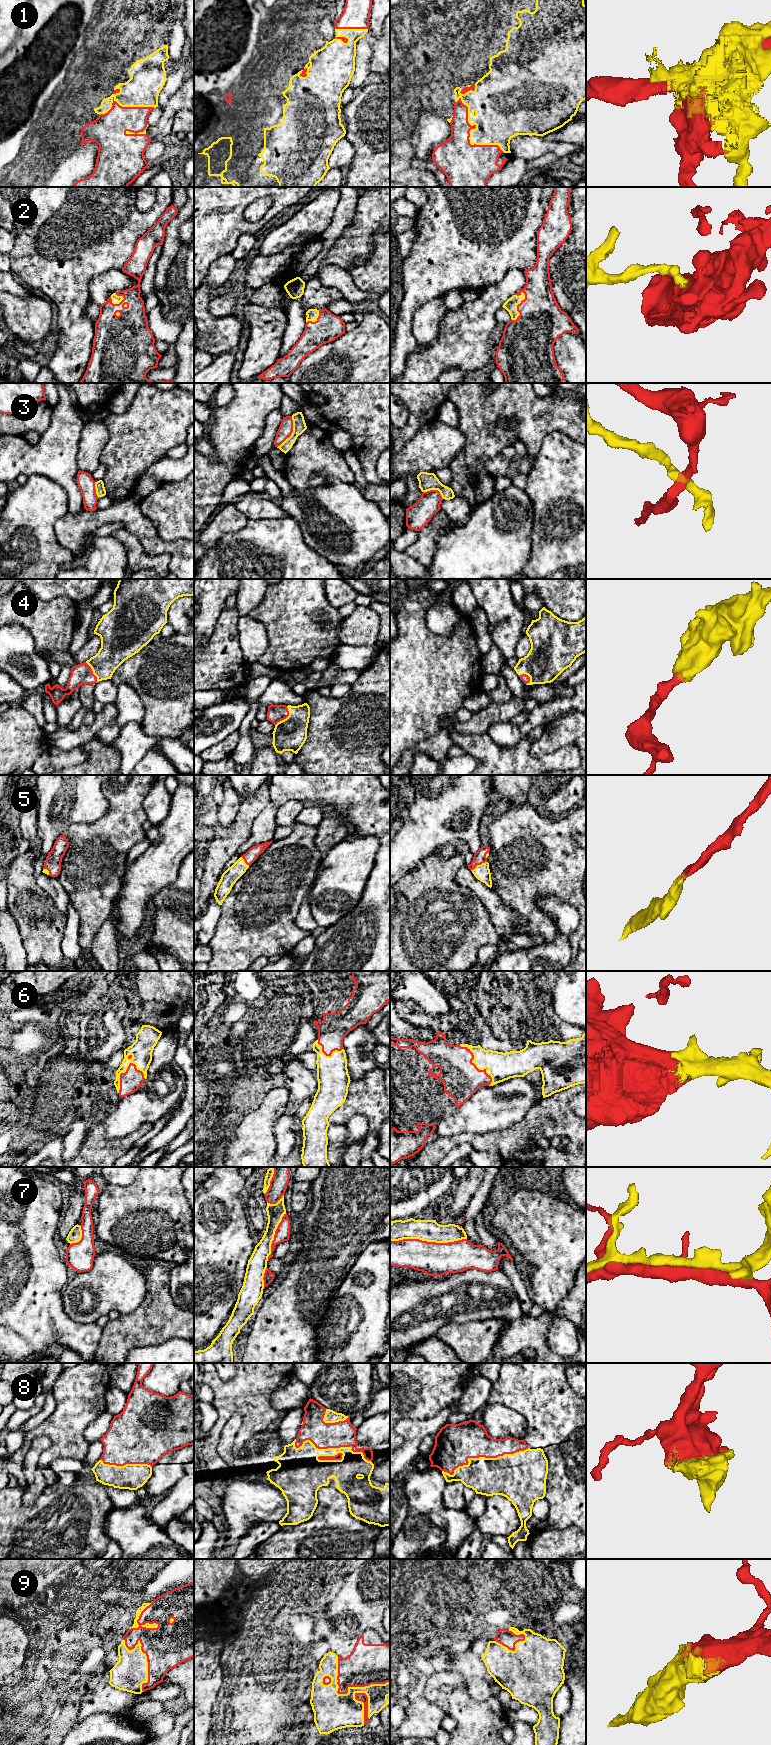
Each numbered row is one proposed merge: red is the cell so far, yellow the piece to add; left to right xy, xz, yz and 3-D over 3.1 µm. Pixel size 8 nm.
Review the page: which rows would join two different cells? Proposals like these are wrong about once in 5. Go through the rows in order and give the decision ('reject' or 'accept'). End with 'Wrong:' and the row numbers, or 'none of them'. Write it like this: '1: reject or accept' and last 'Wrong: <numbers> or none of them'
1: accept
2: accept
3: reject
4: accept
5: accept
6: accept
7: reject
8: accept
9: accept
Wrong: 3, 7

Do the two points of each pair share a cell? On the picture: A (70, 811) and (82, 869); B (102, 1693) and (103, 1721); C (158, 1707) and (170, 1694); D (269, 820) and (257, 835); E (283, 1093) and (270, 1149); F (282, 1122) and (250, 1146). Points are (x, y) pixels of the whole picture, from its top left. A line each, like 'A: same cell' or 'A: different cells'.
A: different cells
B: different cells
C: different cells
D: same cell
E: same cell
F: different cells

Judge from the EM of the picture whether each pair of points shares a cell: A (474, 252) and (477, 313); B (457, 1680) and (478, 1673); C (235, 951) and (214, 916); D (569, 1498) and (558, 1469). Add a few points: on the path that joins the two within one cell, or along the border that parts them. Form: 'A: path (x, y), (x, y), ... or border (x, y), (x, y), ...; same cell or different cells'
A: border (500, 280), (490, 284), (480, 293); different cells
B: border (454, 1671), (463, 1678), (466, 1692), (475, 1699); different cells
C: border (221, 905), (221, 917), (209, 943); different cells
D: path (565, 1491), (564, 1476); same cell

